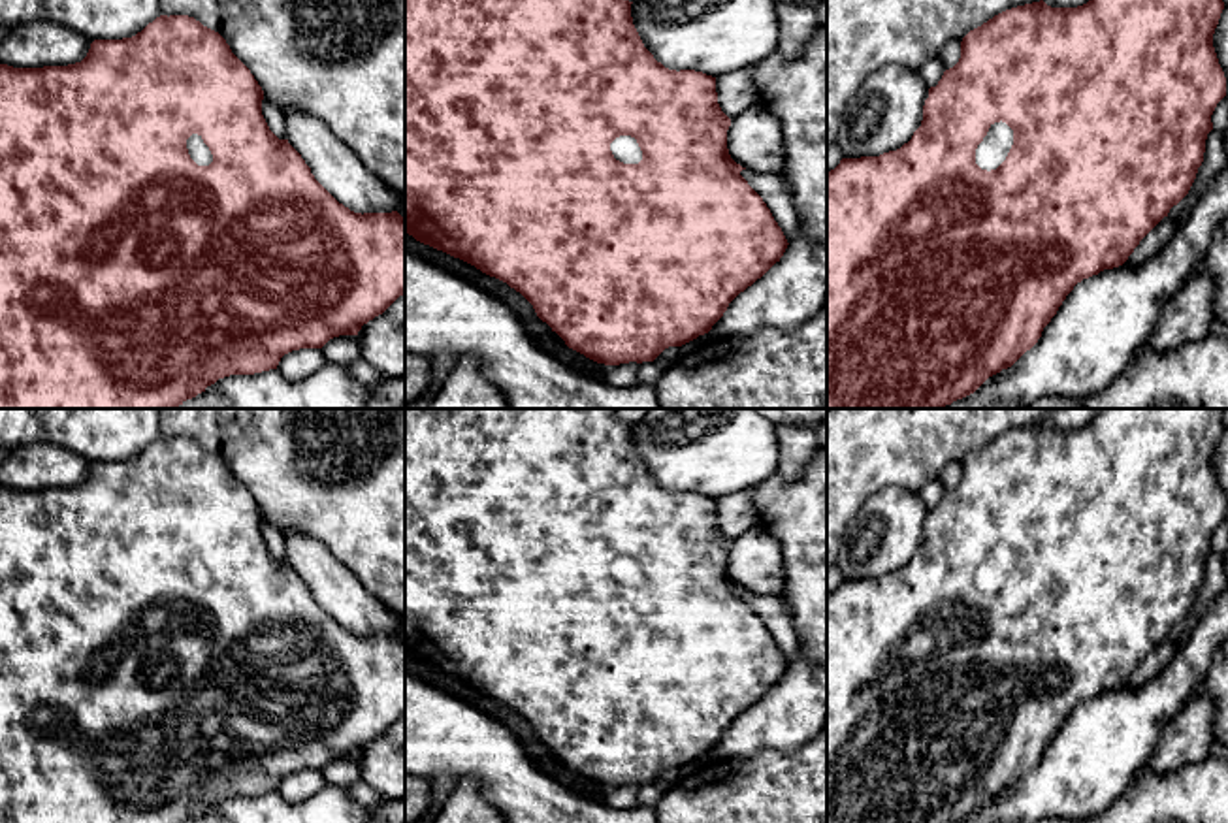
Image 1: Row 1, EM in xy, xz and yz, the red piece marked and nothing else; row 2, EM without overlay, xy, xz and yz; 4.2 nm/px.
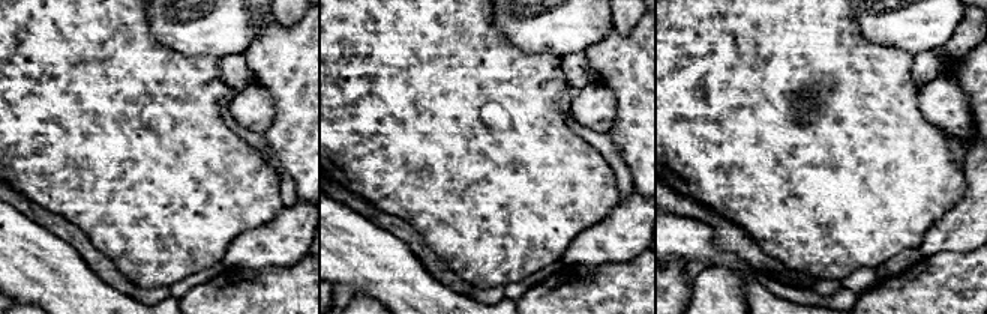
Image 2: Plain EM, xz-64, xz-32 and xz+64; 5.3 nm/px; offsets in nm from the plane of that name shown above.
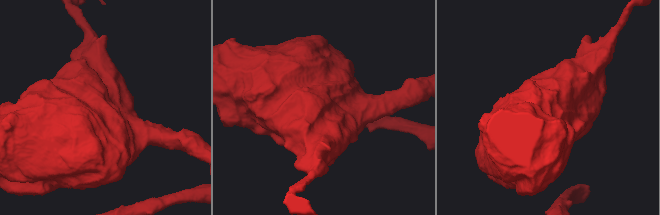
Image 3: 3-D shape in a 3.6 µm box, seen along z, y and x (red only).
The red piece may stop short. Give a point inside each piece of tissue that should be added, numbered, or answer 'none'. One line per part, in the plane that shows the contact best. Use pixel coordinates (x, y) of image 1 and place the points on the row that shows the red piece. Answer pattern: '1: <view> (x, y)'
1: yz (993, 149)

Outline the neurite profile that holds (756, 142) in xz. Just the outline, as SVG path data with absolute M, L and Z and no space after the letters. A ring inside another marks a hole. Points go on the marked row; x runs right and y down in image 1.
M761 104L731 119L727 130L731 158L755 173L778 175L784 168L784 132L780 121Z

